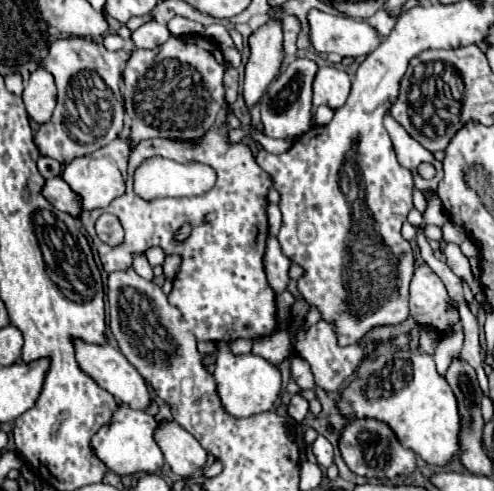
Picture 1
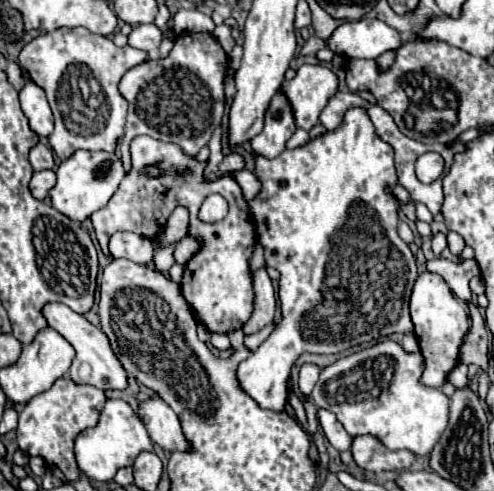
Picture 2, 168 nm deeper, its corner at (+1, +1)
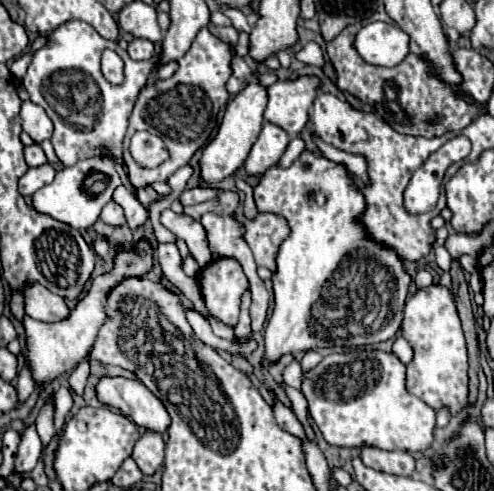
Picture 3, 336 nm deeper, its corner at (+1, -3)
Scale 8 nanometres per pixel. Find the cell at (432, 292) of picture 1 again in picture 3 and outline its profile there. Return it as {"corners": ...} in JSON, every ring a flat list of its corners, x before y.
{"corners":[[440,283,418,289,406,301,402,335,414,349,414,359,406,365,408,391,434,409,448,405,452,415,460,413,468,403,468,355,462,323,450,289]]}

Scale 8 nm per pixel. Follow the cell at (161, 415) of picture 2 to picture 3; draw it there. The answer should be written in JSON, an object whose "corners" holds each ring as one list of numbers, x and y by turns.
{"corners":[[102,377,96,393,104,405,120,409,144,431,158,431,164,435,170,427,170,415,166,407,140,381,124,377]]}

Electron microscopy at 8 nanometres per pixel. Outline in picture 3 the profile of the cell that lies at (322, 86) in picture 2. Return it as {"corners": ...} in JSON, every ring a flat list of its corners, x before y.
{"corners":[[300,75,296,79,278,79,268,87,268,107,264,119,280,125,290,137,300,135,308,121,308,111,322,87,316,75]]}

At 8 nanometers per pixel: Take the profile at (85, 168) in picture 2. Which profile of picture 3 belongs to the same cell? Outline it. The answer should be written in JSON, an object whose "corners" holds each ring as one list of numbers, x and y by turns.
{"corners":[[90,157,78,161,72,167,64,167,62,171,58,171,56,179,50,185,38,189,32,195,32,205,40,213,46,213,62,223,72,225,74,229,84,231,98,221,102,207,112,199,112,193,118,185,122,185,122,181,114,167,114,161,110,157]]}

